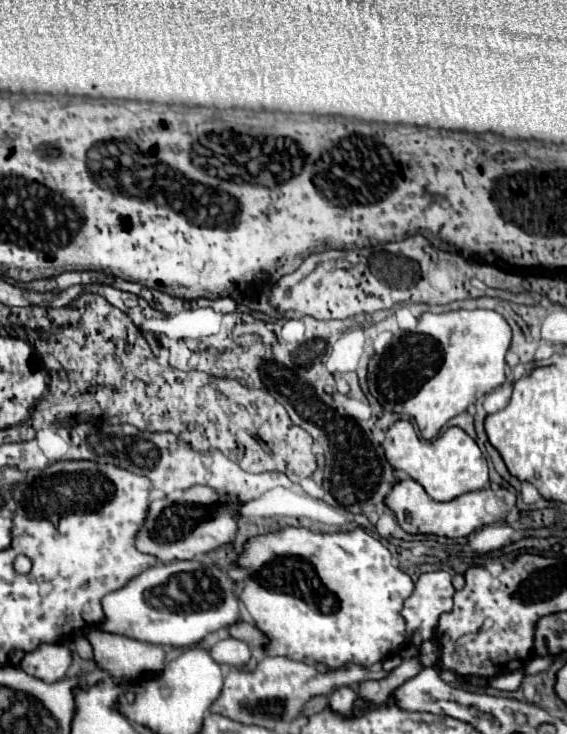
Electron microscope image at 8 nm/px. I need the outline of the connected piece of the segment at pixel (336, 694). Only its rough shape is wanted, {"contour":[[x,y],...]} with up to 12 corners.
{"contour":[[336,688],[328,696],[332,710],[354,716],[364,710],[356,690]]}

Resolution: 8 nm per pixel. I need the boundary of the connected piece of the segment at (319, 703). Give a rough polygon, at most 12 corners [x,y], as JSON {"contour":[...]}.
{"contour":[[324,696],[306,702],[302,716],[312,716],[326,706]]}

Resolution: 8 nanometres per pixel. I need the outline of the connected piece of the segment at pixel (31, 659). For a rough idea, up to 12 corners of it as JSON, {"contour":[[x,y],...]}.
{"contour":[[40,644],[18,668],[50,684],[72,664],[68,644]]}

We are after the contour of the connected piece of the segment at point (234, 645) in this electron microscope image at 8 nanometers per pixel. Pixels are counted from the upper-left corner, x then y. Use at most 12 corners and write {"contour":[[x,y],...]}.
{"contour":[[236,638],[220,640],[210,648],[218,664],[244,666],[250,648]]}

